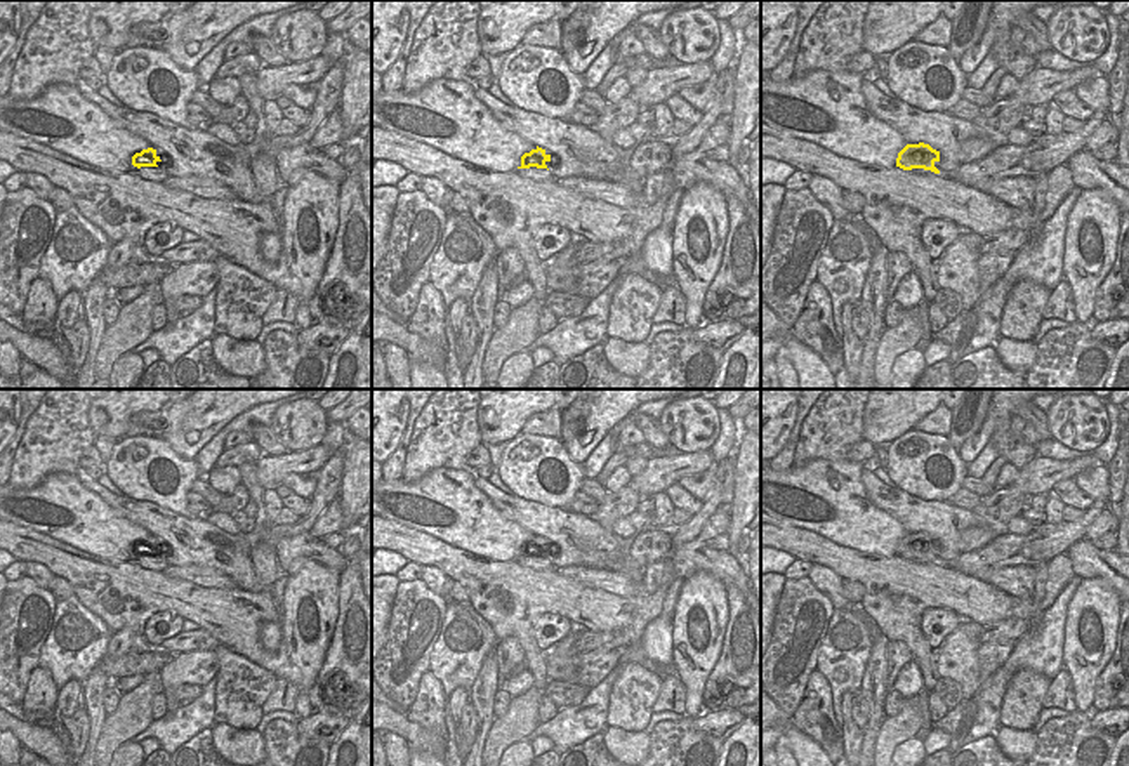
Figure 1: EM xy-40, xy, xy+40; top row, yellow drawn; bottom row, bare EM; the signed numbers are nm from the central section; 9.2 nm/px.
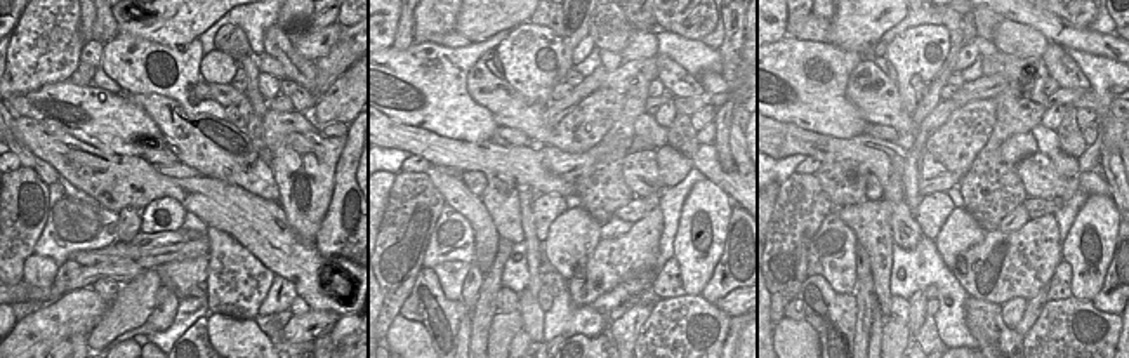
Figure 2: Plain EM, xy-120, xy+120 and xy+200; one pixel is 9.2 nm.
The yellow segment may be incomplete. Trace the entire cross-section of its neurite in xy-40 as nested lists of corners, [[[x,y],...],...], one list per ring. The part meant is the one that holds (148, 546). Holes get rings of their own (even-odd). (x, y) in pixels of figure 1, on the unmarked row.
[[[148,537],[142,538],[141,542],[135,542],[132,545],[132,554],[135,556],[132,561],[146,570],[153,571],[163,571],[168,568],[168,563],[165,561],[165,556],[158,556],[156,552],[162,551],[160,545],[156,544],[156,538]]]

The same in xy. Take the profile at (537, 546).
[[[537,535],[521,545],[521,554],[516,558],[516,563],[538,571],[554,571],[554,565],[547,559],[547,551],[551,551],[551,544]]]

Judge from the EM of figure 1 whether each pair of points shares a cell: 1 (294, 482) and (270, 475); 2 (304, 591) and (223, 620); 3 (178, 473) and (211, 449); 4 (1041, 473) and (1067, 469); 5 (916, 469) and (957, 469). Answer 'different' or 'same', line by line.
1: different
2: different
3: different
4: same
5: same

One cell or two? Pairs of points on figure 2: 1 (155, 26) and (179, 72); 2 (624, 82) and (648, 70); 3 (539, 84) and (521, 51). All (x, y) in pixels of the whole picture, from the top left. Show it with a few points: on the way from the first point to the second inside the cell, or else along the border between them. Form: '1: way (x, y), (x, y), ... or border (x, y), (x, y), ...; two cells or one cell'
1: border (125, 33), (178, 51), (197, 39); two cells
2: way (629, 77), (636, 70), (643, 70); one cell
3: way (532, 75), (530, 59); one cell

